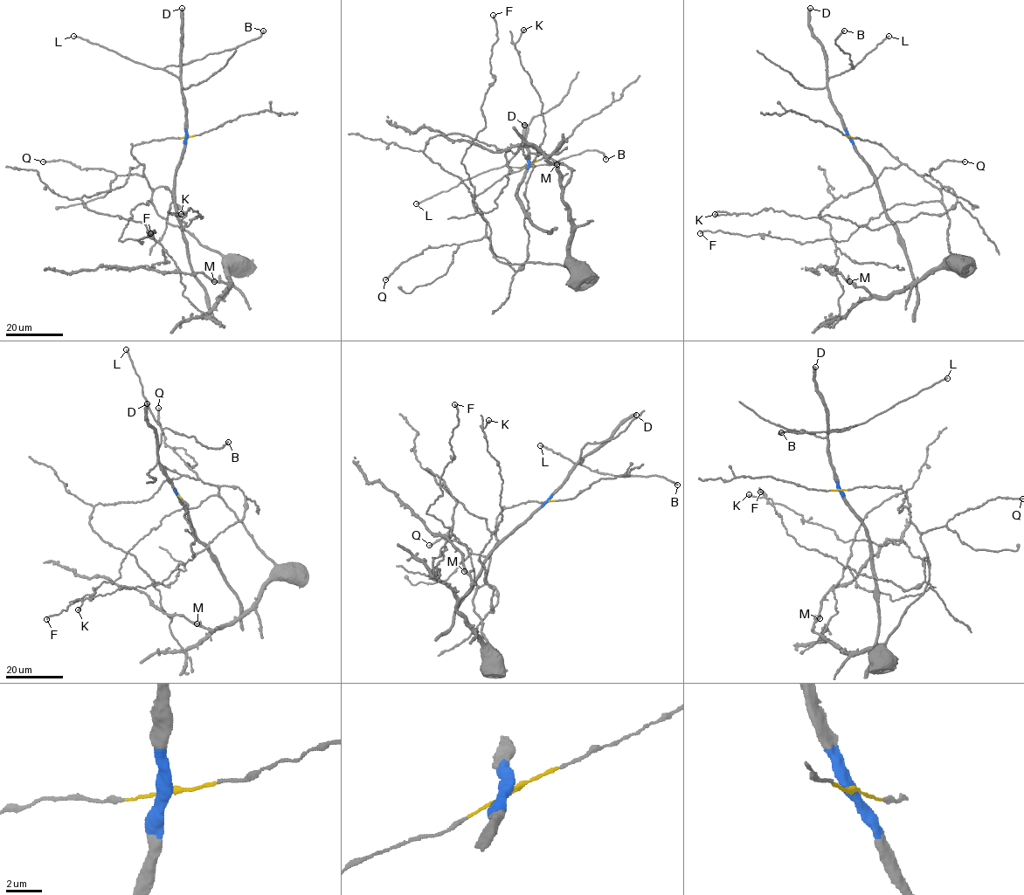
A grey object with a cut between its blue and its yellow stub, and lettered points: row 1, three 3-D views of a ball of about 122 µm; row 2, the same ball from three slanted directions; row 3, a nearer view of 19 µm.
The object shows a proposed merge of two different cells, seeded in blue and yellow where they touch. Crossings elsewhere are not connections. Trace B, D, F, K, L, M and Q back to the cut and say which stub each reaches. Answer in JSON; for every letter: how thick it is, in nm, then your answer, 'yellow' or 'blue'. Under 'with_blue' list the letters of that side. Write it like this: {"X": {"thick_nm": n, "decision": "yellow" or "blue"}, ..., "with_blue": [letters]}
{"B": {"thick_nm": 200, "decision": "blue"}, "D": {"thick_nm": 440, "decision": "blue"}, "F": {"thick_nm": 180, "decision": "yellow"}, "K": {"thick_nm": 280, "decision": "yellow"}, "L": {"thick_nm": 190, "decision": "blue"}, "M": {"thick_nm": 460, "decision": "yellow"}, "Q": {"thick_nm": 160, "decision": "yellow"}, "with_blue": ["B", "D", "L"]}

